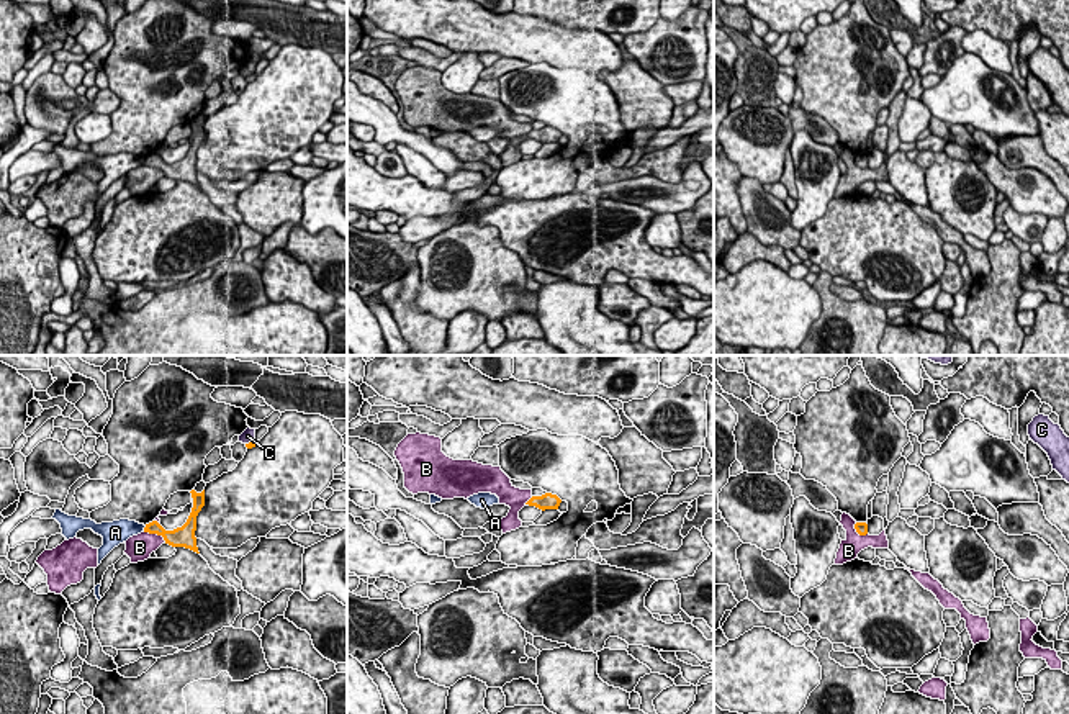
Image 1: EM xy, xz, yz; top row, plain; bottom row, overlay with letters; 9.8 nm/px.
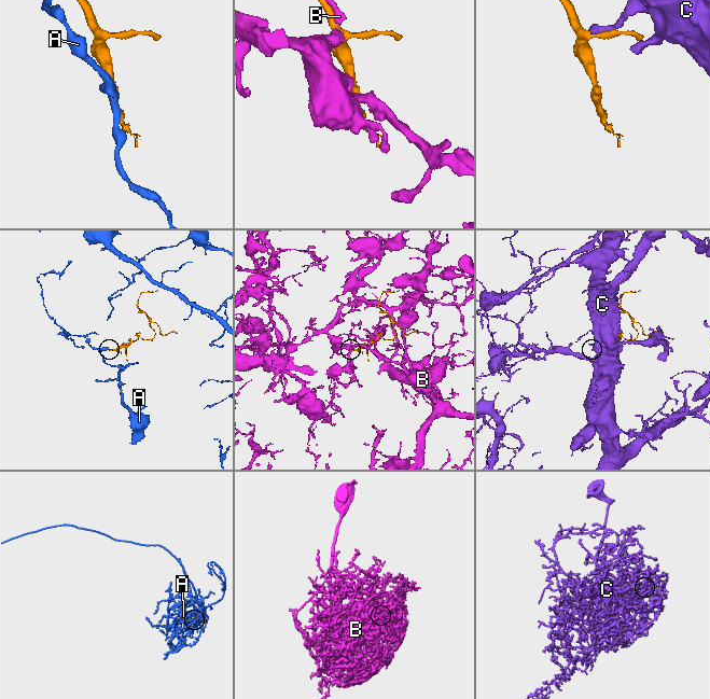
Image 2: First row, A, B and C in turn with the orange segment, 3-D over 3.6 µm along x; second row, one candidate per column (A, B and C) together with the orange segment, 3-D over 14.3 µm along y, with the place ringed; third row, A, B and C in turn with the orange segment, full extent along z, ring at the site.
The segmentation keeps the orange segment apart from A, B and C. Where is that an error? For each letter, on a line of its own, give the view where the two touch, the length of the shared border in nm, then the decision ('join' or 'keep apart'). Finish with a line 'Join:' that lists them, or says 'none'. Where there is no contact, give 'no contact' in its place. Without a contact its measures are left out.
A: contact in xy; length 70 nm; keep apart
B: contact in xy; length 240 nm; keep apart
C: contact in xy; length 110 nm; keep apart
Join: none

